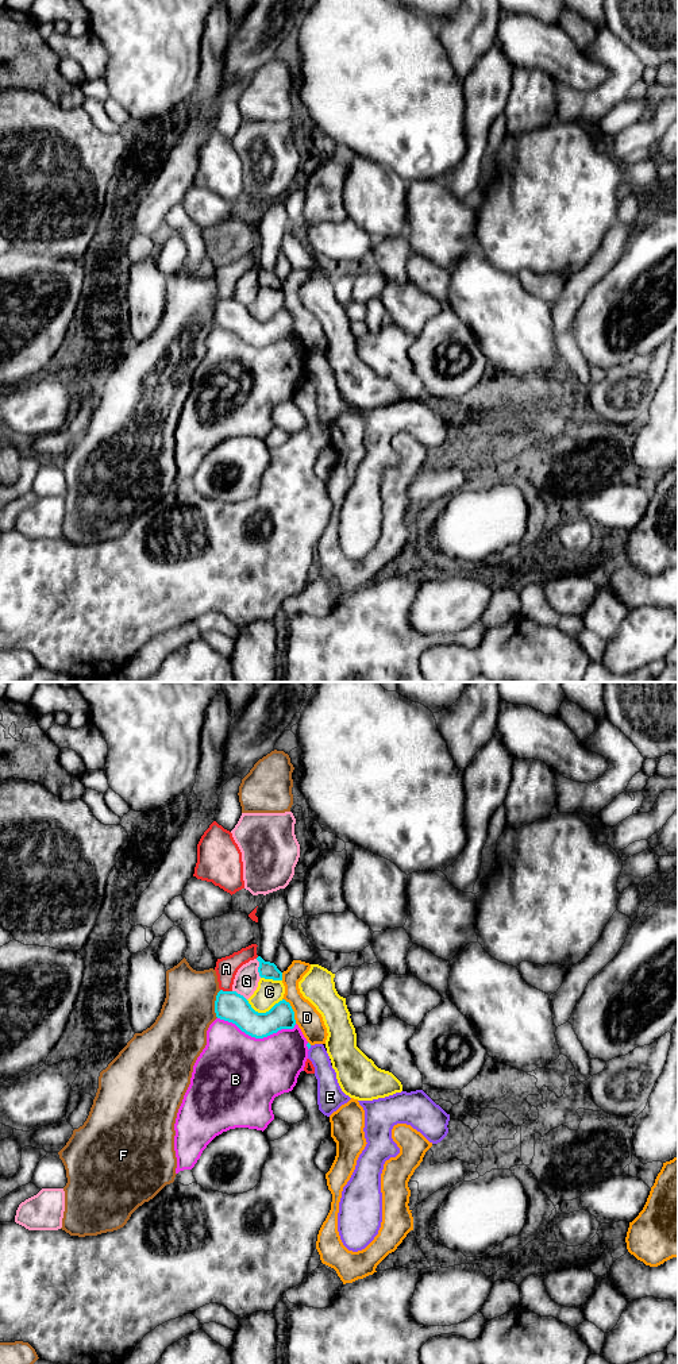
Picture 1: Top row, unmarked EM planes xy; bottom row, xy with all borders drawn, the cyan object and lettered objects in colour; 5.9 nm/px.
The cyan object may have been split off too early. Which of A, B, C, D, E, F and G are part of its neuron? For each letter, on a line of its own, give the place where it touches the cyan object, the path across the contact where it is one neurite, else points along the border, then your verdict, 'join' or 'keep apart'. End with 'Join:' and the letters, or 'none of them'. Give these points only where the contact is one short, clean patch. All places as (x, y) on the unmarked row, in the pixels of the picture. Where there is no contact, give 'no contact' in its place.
A: meets cyan in xy at (226, 300); keep apart
B: meets cyan in xy at (257, 346); keep apart
C: meets cyan in xy at (264, 322); keep apart
D: meets cyan in xy at (292, 319); keep apart
E: meets cyan in xy at (309, 355); border along xy (311, 354), (308, 357); keep apart
F: meets cyan in xy at (215, 312); keep apart
G: meets cyan in xy at (258, 277); keep apart
Join: none of them

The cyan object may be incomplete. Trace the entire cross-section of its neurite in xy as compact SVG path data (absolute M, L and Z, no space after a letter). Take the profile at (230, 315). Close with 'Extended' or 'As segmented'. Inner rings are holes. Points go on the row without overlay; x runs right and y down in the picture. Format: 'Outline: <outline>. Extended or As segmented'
Outline: M220 298L215 309L216 325L235 332L246 343L263 347L281 338L293 338L294 320L285 308L276 312L269 320L255 320L249 309L236 300Z. As segmented

